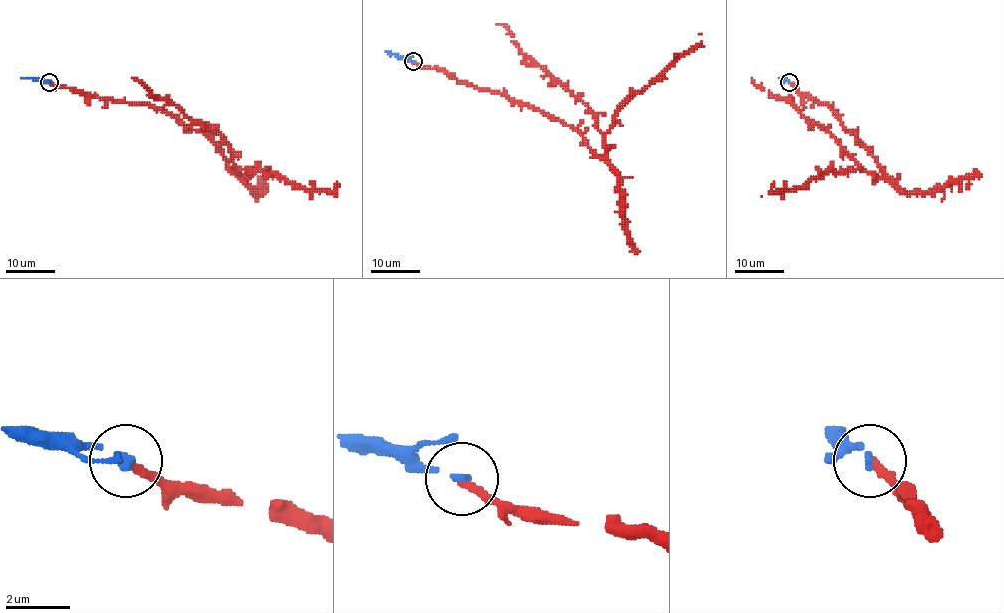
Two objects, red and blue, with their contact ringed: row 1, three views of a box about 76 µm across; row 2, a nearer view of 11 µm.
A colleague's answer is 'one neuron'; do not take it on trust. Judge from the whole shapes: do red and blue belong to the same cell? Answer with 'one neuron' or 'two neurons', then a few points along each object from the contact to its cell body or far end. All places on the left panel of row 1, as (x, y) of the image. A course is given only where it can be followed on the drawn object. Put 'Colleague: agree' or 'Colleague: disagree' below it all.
one neuron | red via (49, 82), (172, 113), (204, 133), (240, 178), (231, 146), (218, 133), (193, 123), (131, 77) | blue via (49, 82), (21, 77)
Colleague: agree

